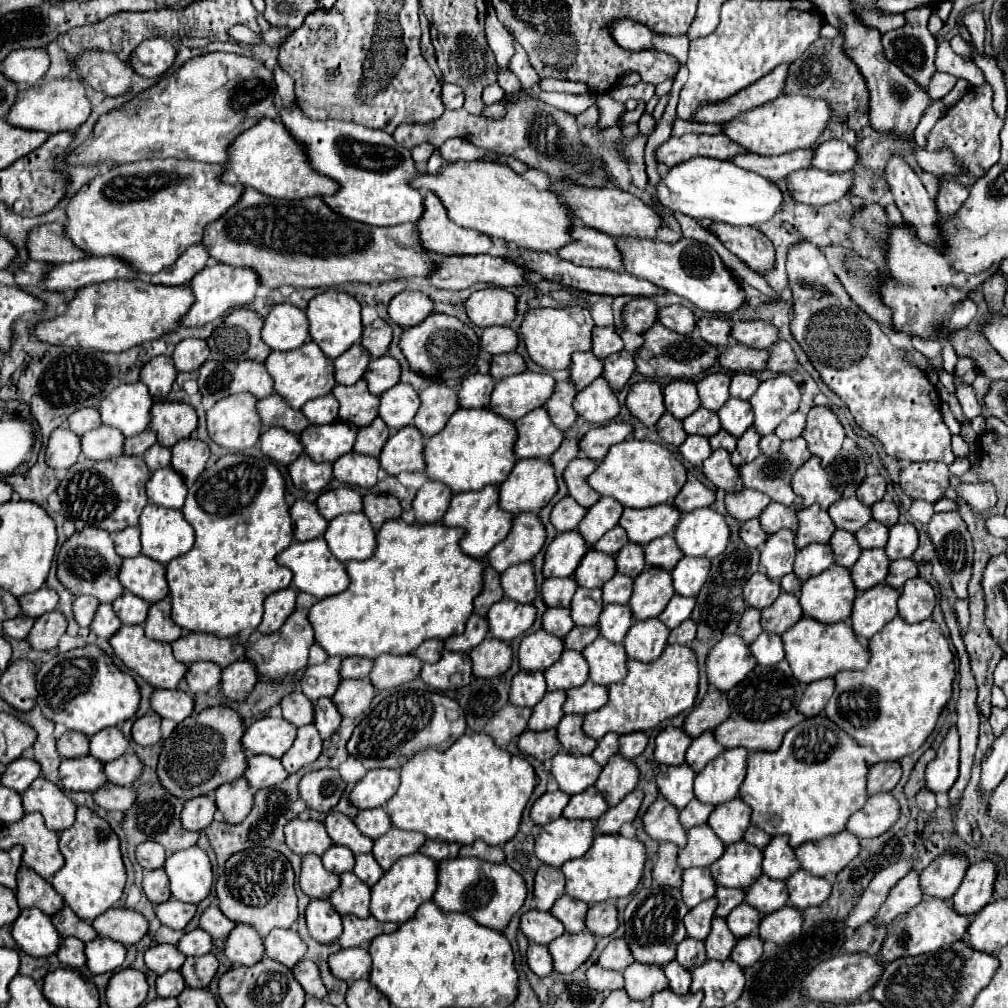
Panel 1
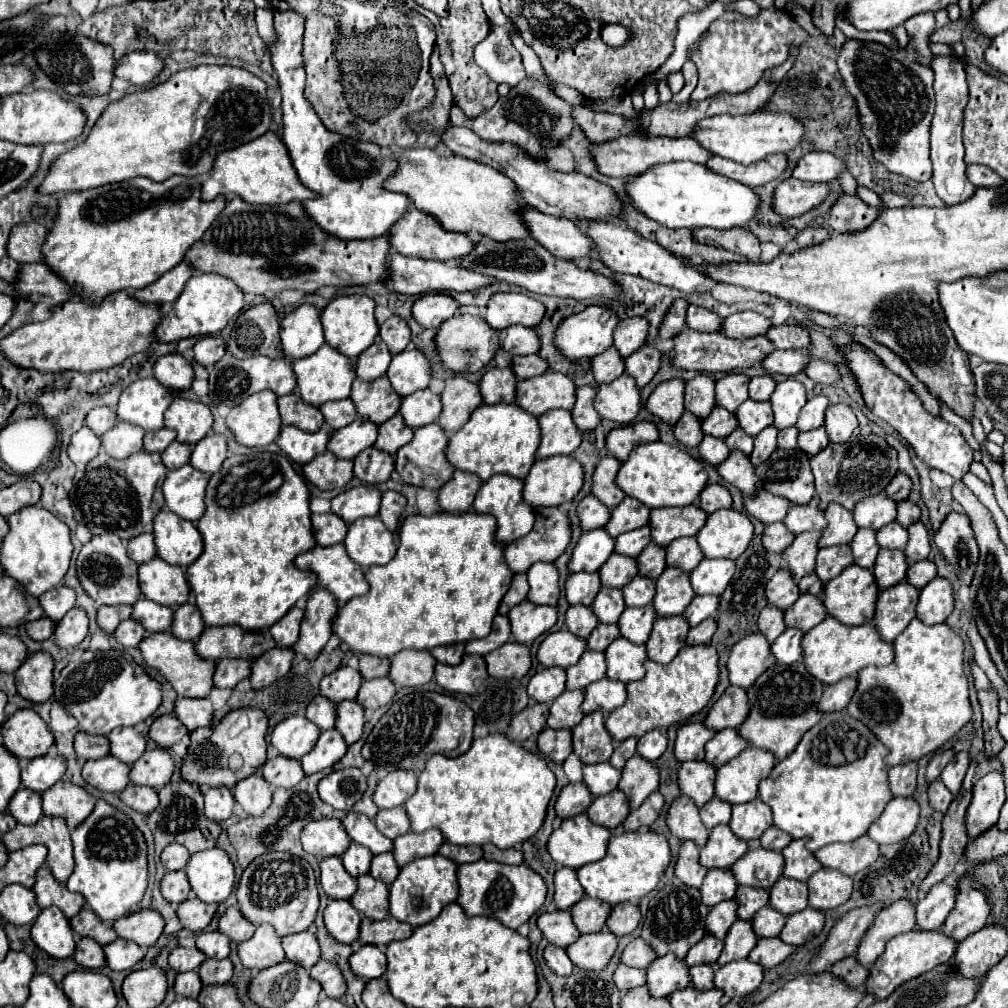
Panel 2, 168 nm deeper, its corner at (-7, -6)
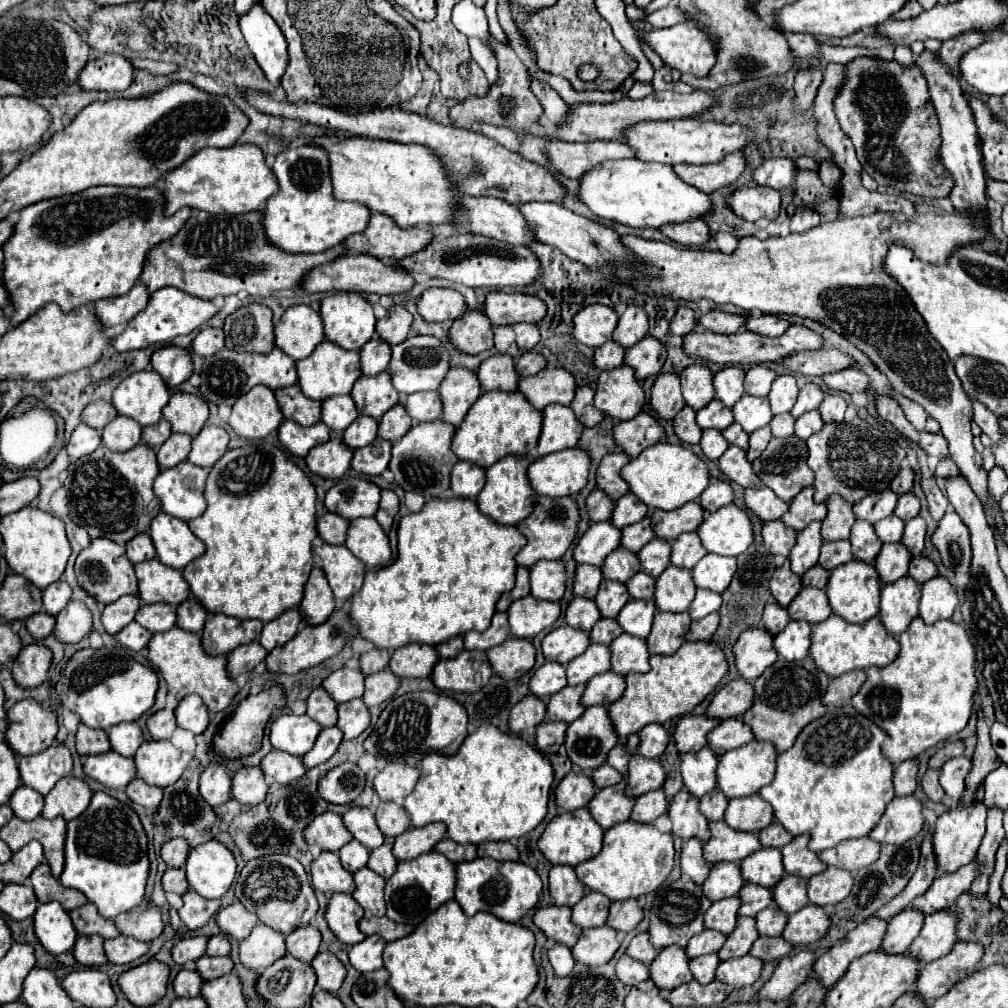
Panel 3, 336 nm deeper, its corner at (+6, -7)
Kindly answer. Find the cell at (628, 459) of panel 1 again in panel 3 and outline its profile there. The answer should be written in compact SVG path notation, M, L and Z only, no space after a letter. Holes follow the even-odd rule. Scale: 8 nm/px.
M657 442L643 450L621 470L621 478L627 482L629 492L645 502L651 510L675 510L685 502L695 500L709 486L709 472L701 458L697 458L689 448L669 442Z

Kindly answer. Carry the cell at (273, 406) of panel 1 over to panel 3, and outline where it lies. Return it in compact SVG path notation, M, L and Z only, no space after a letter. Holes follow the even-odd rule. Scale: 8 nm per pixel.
M297 386L275 390L275 398L285 420L293 420L301 426L311 426L321 420L321 402L307 400Z

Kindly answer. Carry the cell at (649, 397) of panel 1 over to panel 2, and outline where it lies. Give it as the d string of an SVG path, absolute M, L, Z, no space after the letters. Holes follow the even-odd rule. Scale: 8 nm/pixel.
M670 379L670 381L660 383L652 391L646 407L650 413L660 417L662 421L676 425L678 419L682 417L682 413L686 411L684 409L684 381Z

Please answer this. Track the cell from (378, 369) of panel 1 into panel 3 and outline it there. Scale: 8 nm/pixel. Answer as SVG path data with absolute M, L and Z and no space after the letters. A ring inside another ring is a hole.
M411 334L405 342L393 346L391 362L387 368L393 380L393 388L403 396L415 392L437 390L447 370L449 370L449 352L445 350L445 346L433 336L419 336L419 334Z

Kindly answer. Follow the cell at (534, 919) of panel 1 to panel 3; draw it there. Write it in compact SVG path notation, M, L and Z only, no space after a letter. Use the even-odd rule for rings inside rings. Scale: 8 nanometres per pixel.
M545 906L539 908L533 916L533 924L547 936L559 944L571 948L579 938L581 928L571 922L571 908L567 906Z

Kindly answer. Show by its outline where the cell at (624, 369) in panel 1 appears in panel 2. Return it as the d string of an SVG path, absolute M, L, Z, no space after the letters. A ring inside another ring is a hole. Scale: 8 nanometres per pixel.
M644 345L624 359L626 361L626 373L636 379L636 385L640 389L646 387L652 381L652 377L656 375L656 371L660 369L660 357L662 357L662 353L658 349Z

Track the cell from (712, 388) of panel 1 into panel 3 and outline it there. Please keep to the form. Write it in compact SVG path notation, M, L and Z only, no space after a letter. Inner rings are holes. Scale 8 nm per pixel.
M737 366L721 368L713 376L713 388L715 388L715 398L723 402L723 406L733 408L733 404L745 394L743 390L743 376L745 372Z

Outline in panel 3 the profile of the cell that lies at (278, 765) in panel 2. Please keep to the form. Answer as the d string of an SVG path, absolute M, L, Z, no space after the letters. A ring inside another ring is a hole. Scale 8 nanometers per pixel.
M273 750L261 760L261 770L267 778L275 780L277 784L289 784L303 776L305 768L299 756L291 756L287 752Z

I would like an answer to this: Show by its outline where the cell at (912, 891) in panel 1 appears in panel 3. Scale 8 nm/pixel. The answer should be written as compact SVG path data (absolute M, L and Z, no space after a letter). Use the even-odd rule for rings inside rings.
M867 918L863 920L857 928L853 928L843 940L839 940L833 948L829 948L827 952L823 952L819 956L819 960L815 962L815 978L823 984L823 986L831 986L835 984L849 968L849 964L863 956L865 952L877 950L885 938L885 930L887 930L889 920L881 920L881 918Z

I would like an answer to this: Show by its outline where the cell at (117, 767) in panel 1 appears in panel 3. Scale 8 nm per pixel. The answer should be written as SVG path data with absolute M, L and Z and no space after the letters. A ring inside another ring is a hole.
M149 740L145 742L133 756L137 778L151 786L165 788L179 780L187 764L191 762L191 754L177 750L171 742L165 740Z

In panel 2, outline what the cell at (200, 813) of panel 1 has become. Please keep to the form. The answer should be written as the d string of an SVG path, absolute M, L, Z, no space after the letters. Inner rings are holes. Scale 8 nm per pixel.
M212 787L206 791L204 795L206 807L204 813L208 819L212 821L226 821L232 815L232 807L234 807L234 799L232 799L232 791L230 789L220 789L220 787Z

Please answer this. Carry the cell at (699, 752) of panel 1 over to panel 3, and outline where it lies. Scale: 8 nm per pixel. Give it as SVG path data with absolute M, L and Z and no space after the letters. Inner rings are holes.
M729 718L707 734L707 746L717 756L723 756L725 752L735 750L739 746L745 746L751 740L753 740L751 730L739 718Z

